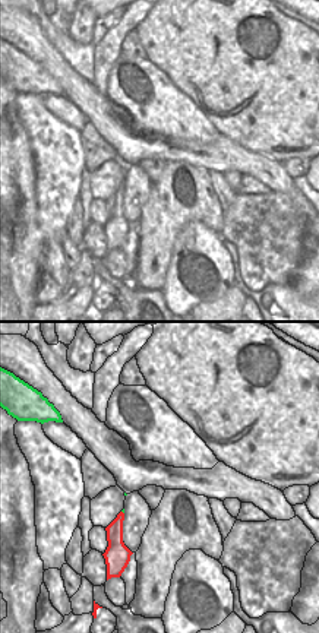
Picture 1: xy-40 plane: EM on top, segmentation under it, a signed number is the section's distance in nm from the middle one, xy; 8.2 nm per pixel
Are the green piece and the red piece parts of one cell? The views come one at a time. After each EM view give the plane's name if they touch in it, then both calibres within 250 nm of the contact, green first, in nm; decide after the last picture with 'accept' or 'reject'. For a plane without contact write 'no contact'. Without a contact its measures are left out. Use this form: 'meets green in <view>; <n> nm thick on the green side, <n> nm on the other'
no contact

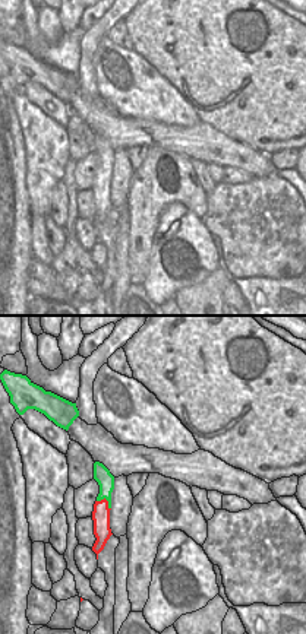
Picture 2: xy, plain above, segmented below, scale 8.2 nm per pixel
meets green in xy; 140 nm thick on the green side, 140 nm on the other

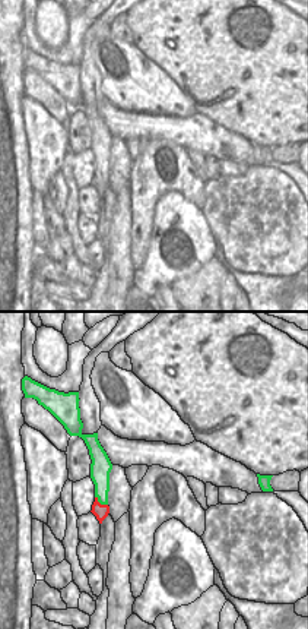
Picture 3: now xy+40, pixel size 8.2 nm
meets green in xy+40; 160 nm thick on the green side, 120 nm on the other

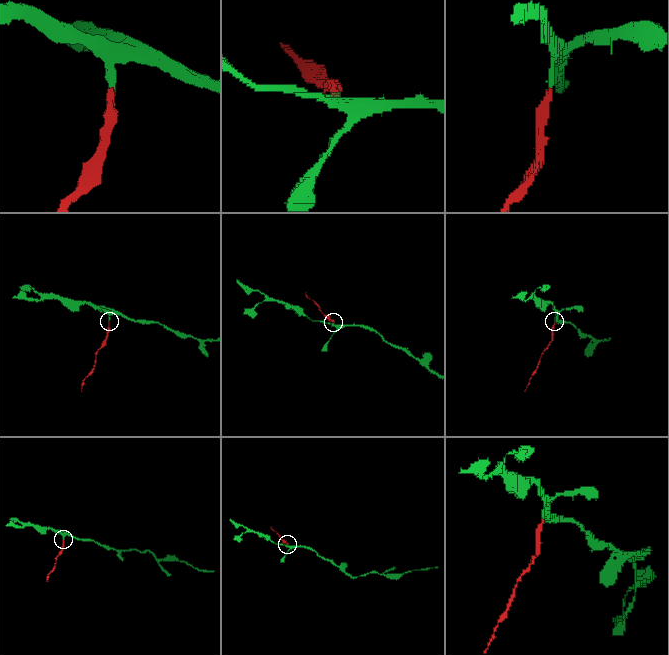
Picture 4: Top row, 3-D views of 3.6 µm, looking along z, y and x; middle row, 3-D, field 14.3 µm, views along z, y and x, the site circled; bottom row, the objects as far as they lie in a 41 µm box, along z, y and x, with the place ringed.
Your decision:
reject

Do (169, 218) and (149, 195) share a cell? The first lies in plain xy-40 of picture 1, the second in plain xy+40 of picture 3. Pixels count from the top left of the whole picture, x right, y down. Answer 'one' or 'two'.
one

